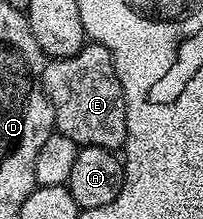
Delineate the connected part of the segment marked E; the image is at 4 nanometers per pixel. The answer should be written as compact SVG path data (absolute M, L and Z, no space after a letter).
M84 44L71 57L48 60L43 67L43 90L53 107L55 128L80 147L96 145L119 151L127 140L127 104L117 79L113 55L104 45Z

